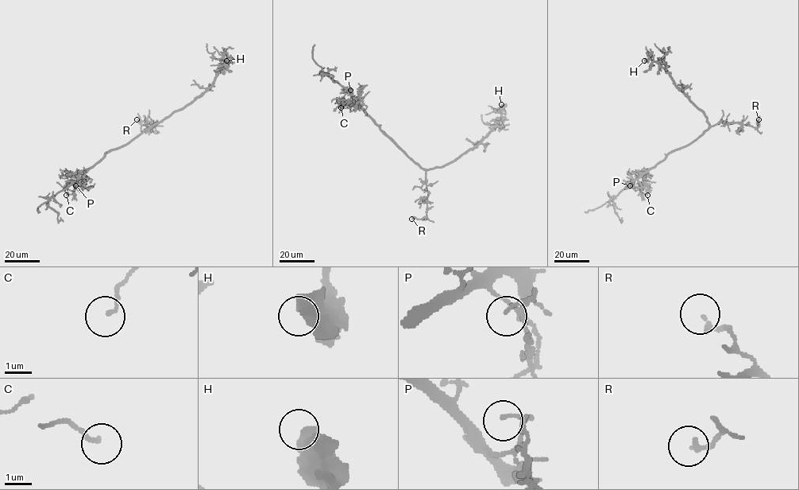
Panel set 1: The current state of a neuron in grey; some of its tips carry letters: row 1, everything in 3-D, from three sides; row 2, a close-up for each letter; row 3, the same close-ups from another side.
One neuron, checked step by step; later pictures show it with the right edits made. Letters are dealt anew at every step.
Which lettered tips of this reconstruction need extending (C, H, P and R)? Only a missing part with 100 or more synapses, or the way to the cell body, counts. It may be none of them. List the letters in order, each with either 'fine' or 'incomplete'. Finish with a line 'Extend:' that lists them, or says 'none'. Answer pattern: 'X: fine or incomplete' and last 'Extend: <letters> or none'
C: fine
H: fine
P: fine
R: fine
Extend: none

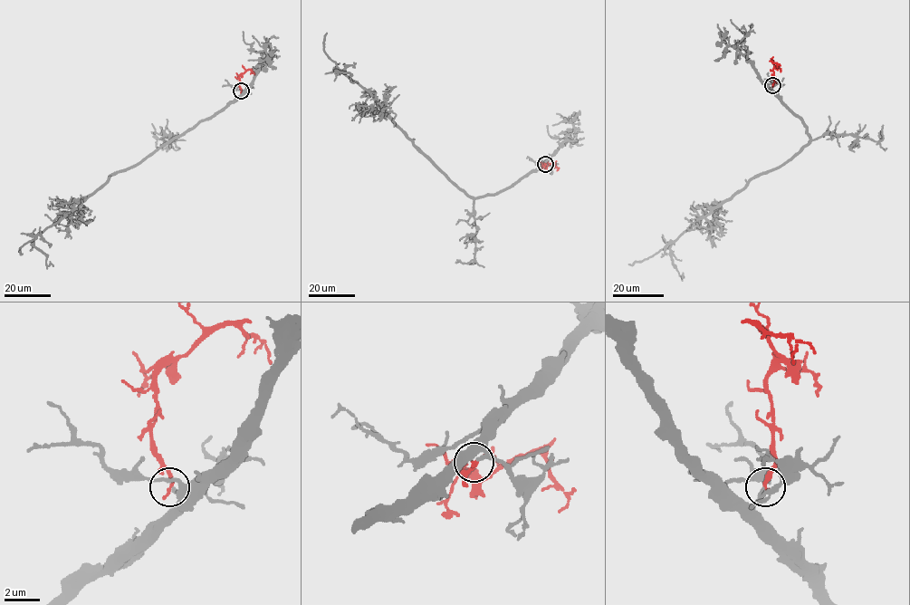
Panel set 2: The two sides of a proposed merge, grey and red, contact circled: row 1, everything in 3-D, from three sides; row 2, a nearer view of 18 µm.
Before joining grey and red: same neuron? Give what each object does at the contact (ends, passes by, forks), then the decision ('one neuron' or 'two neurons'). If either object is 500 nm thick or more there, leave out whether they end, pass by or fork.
grey passes by; red ends there; one neuron

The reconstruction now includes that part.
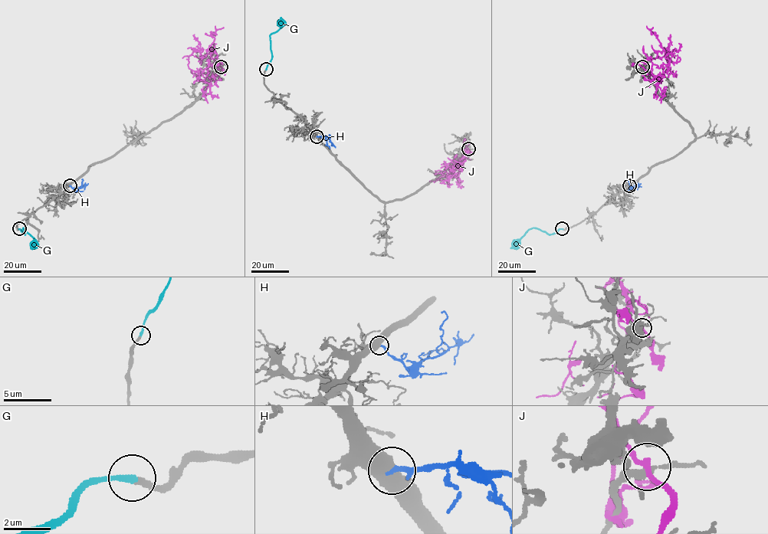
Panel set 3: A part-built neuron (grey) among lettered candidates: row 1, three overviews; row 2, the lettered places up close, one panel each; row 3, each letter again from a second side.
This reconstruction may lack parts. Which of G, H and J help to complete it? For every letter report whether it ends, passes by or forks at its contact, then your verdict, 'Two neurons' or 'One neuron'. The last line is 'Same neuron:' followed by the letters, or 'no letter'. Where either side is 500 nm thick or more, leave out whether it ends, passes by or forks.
G: It ends there. One neuron
H: Two neurons
J: It passes by. Two neurons
Same neuron: G

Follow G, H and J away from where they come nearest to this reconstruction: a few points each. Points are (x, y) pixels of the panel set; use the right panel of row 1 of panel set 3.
G: (562, 228), (547, 234), (530, 228), (510, 248)
H: (629, 185), (630, 188), (641, 183)
J: (642, 67), (649, 70), (652, 66), (651, 60), (663, 49), (655, 35), (651, 34), (650, 30), (653, 27)

